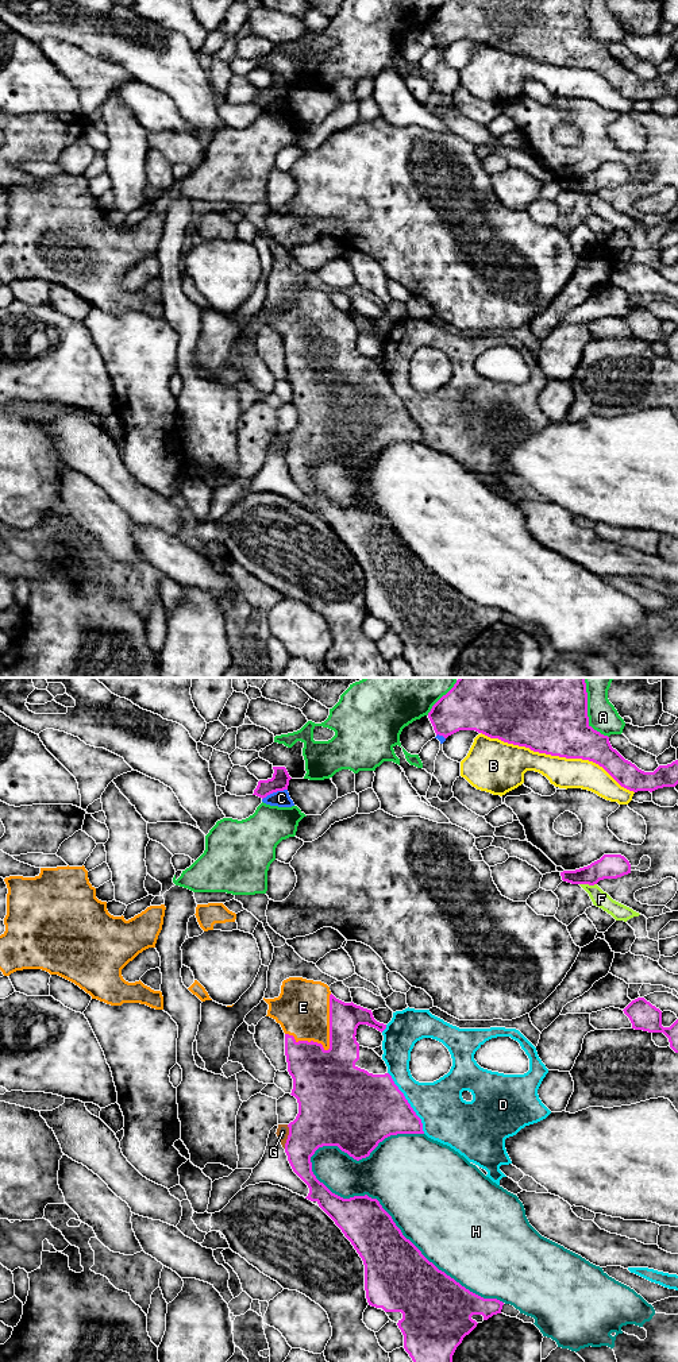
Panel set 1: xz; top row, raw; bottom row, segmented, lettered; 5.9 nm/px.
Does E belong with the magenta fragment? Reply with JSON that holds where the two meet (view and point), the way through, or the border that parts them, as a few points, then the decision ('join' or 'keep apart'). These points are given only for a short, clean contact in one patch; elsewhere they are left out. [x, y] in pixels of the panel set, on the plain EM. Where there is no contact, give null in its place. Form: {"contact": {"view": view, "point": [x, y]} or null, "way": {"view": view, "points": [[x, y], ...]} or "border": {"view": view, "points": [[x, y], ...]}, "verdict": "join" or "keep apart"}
{"contact": {"view": "xz", "point": [330, 351]}, "verdict": "join"}

